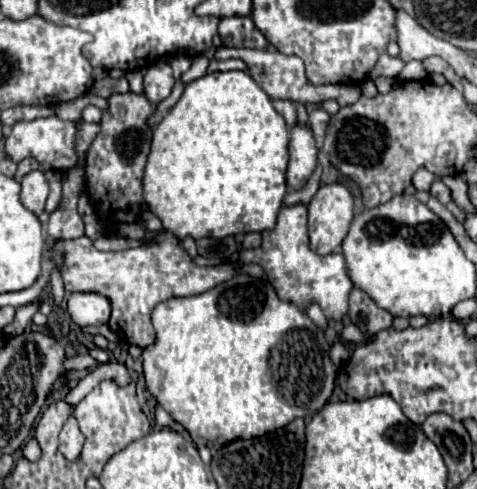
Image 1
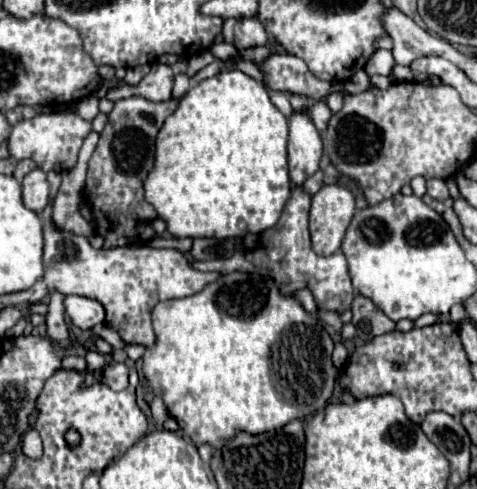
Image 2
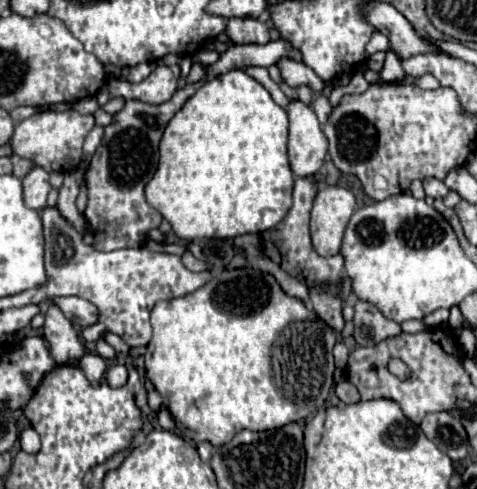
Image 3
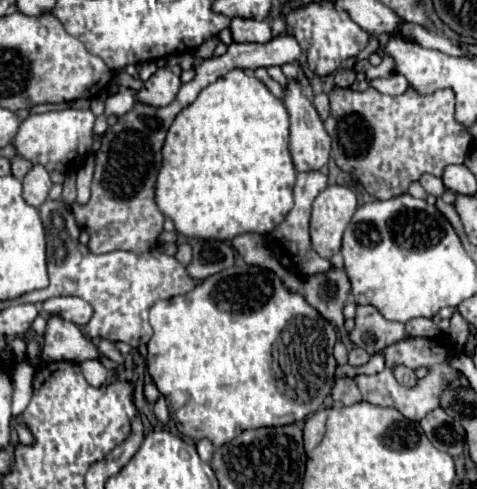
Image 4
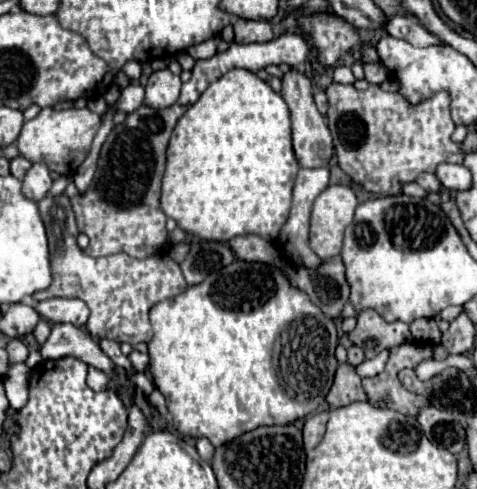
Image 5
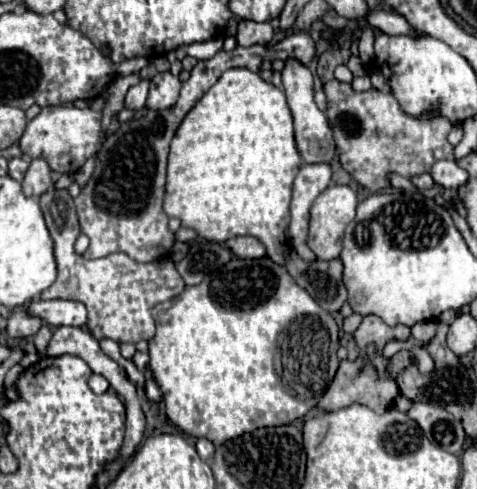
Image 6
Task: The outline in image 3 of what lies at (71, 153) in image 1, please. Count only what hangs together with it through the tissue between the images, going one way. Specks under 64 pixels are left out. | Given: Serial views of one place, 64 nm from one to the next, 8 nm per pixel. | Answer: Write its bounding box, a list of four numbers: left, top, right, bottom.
[12,110,94,172]

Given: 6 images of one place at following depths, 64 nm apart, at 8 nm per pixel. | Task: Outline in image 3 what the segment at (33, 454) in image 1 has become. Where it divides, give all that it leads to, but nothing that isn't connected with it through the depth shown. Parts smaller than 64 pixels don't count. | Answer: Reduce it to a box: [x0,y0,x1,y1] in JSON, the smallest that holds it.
[20,426,40,452]

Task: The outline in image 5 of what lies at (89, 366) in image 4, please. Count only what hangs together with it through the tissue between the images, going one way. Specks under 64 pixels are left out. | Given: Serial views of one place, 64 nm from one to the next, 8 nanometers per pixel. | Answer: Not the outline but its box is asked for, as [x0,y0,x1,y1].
[86,368,108,392]

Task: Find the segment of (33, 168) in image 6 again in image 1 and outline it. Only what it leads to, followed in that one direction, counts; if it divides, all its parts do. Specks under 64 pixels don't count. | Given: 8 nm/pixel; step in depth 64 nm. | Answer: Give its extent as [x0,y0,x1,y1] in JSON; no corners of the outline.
[20,170,48,214]

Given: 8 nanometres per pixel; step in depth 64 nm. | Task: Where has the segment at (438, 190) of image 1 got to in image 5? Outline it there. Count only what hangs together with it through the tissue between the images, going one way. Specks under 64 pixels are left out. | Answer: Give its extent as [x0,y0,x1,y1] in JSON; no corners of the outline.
[416,174,440,192]

